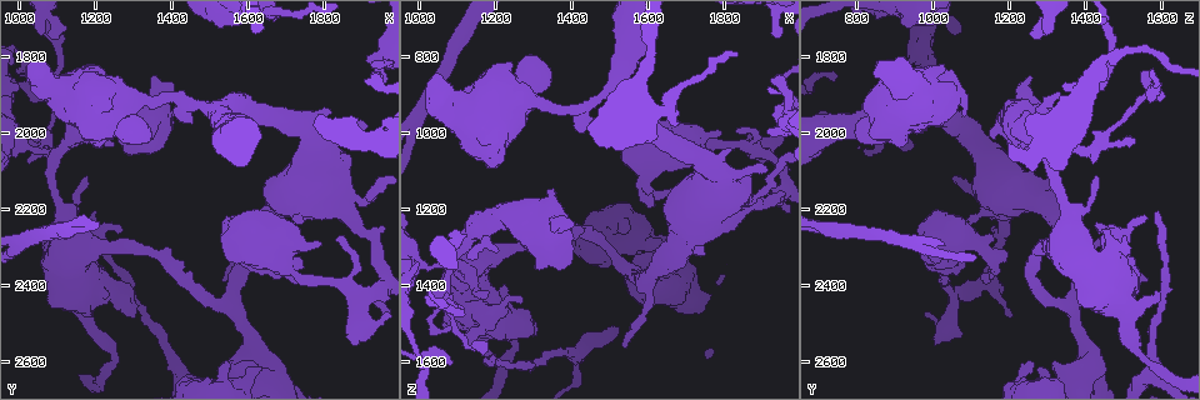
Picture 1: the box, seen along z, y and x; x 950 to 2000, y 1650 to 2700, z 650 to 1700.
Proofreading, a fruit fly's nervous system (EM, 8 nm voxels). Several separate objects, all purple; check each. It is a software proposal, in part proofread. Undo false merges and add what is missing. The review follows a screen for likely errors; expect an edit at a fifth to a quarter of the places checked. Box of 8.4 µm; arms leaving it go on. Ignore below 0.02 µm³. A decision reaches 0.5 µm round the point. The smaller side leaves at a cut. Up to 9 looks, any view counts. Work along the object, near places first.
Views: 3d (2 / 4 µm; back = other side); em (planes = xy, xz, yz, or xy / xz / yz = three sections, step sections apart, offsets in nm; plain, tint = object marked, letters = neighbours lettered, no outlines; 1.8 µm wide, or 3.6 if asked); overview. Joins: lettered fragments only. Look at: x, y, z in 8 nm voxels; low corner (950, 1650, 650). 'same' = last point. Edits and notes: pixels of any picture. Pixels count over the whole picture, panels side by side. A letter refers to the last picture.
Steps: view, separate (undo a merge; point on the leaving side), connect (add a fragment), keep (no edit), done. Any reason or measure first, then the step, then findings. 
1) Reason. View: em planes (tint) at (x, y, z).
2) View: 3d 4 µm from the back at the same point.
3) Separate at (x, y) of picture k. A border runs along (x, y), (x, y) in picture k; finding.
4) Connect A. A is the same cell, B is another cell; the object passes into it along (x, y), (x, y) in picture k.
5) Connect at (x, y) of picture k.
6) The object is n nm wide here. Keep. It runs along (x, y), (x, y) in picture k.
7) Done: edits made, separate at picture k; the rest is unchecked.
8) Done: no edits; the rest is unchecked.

Branch stops here. View: 3d 4 µm from the back at (1205, 2200, 1585).

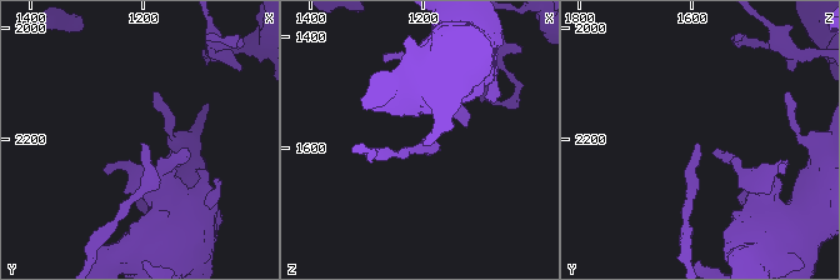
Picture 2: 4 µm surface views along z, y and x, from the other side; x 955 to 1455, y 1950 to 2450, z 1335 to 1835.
View: em planes (letters) at (1200, 2200, 1590).

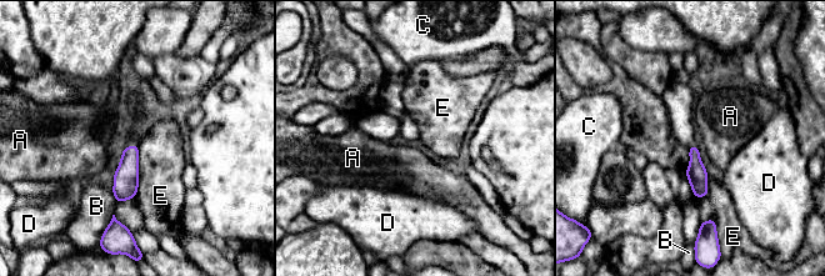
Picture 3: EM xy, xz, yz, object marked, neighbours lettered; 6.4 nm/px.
Keep. A, B, C, D and E are other cells; a border runs along (139, 146), (139, 186), (134, 197) in picture 3; no lettered fragment goes on from it.

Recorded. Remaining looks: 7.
Thick end. View: 3d 2 µm at (1300, 2480, 1500).

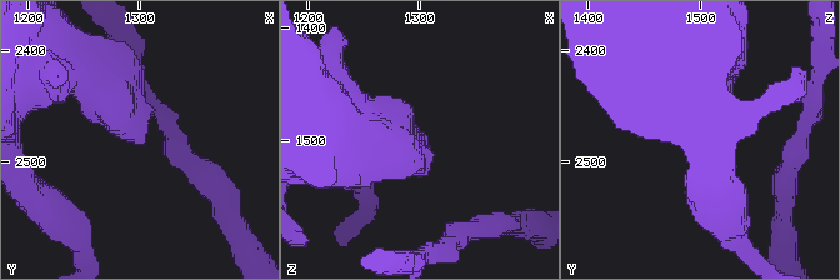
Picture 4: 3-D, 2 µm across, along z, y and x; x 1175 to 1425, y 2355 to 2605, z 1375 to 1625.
View: em xy step 8 (letters) at (1298, 2482, 1506).

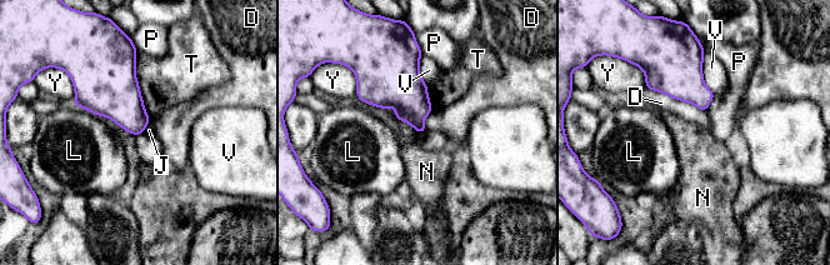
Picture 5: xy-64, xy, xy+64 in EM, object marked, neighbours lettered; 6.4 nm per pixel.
Cut it another way. View: em planes (letters) at the same point.

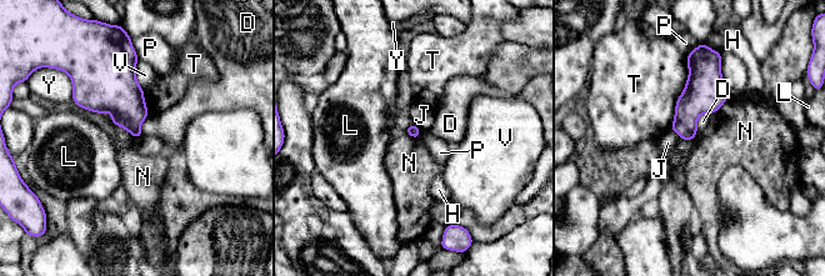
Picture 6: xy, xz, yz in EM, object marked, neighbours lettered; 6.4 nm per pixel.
Keep. D, H, J, L, N, P, T, V and Y are other cells; no lettered fragment goes on from it.

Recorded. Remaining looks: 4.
Free end. View: 3d 4 µm from the back at (1085, 1755, 1270).

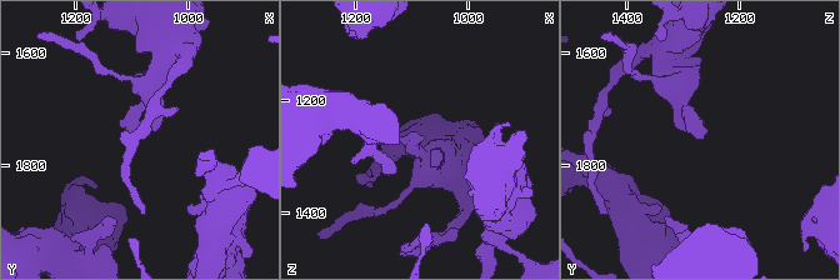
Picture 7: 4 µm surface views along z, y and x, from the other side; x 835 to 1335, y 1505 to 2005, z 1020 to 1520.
Need the tissue. View: em xy step 16 (letters) at (1095, 1755, 1270).

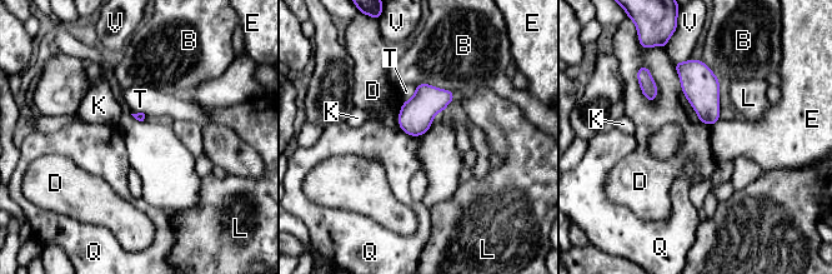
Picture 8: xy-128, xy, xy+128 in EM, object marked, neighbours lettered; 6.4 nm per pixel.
View: em xz step 8 (letters) at the same point.

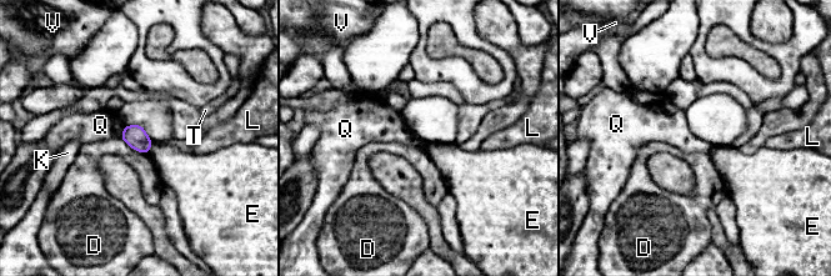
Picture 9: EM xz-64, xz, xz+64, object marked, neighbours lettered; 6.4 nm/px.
Keep. D, E, K, L, Q, T and V are other cells; a border runs along (125, 126), (119, 136) in picture 9; no lettered fragment goes on from it.

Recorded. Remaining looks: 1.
Done: no edits; the rest is unchecked.

